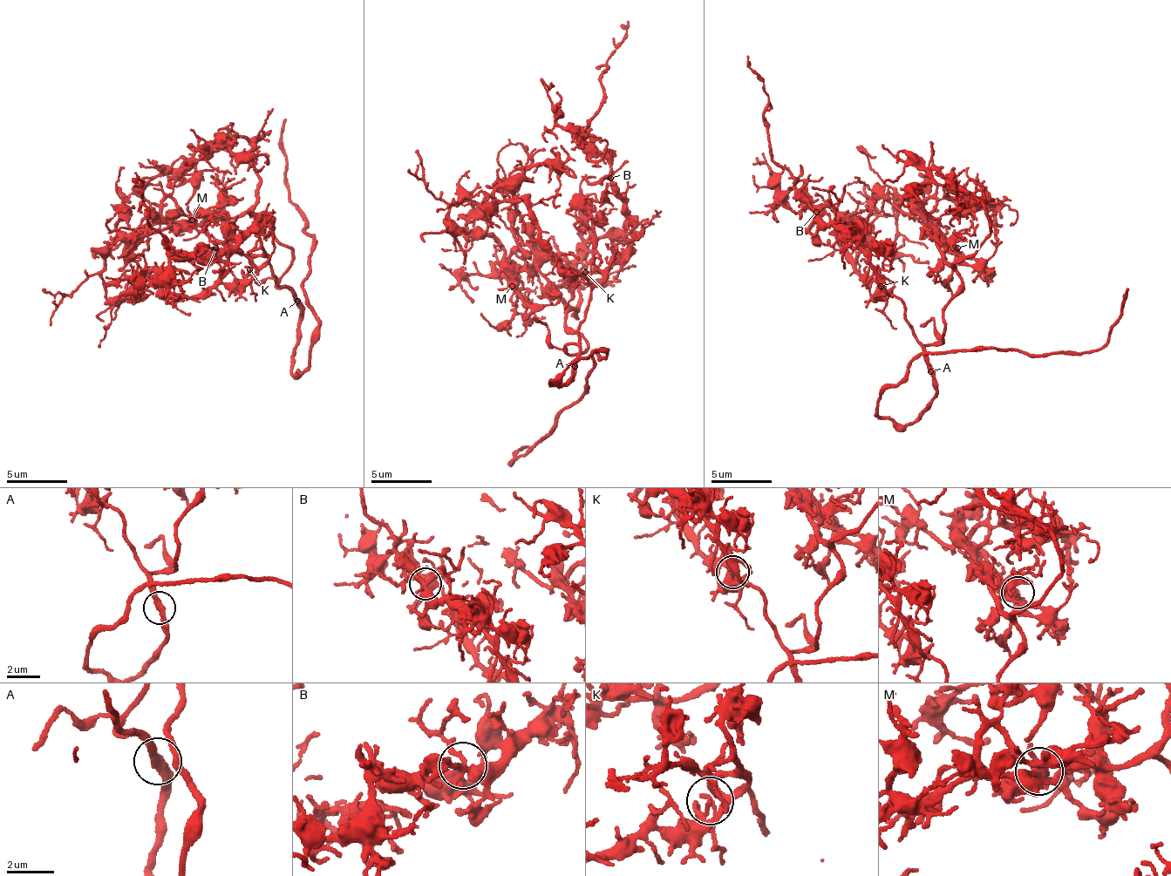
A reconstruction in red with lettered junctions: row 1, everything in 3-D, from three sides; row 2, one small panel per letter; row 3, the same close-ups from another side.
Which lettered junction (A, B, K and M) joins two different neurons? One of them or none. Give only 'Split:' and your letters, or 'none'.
Split: none

